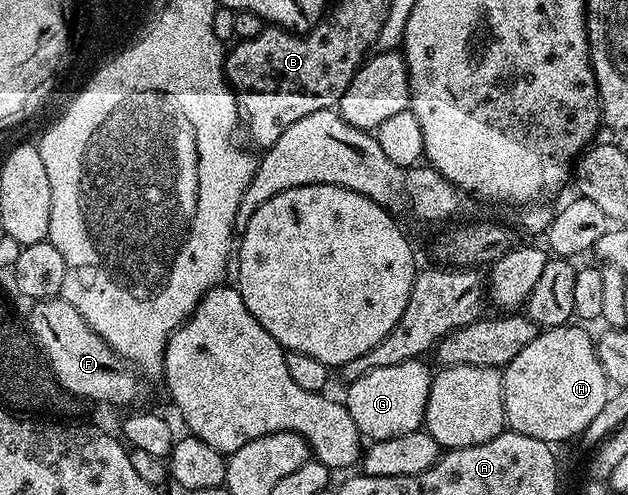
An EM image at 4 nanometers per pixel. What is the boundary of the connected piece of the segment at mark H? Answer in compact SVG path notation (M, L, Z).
M572 327L537 331L534 342L530 342L530 346L522 346L518 358L504 365L504 419L511 431L559 446L563 440L575 441L579 438L606 404L610 382L602 370L602 362L598 362L593 337L588 337L580 328Z

